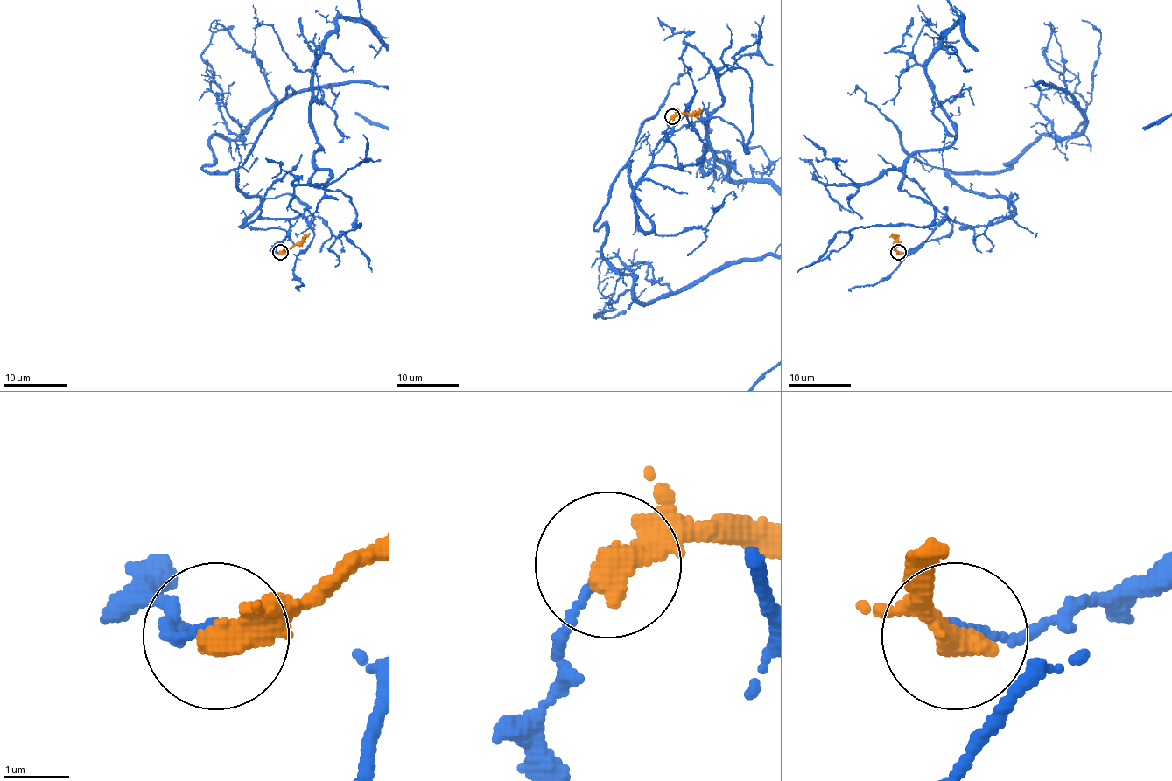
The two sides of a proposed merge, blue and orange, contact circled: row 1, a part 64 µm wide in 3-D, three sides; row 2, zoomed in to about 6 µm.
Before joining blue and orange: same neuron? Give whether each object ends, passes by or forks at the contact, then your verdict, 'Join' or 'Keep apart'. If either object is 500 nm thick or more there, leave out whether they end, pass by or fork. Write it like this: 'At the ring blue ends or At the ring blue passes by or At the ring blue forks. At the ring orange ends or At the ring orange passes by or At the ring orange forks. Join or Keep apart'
Keep apart

